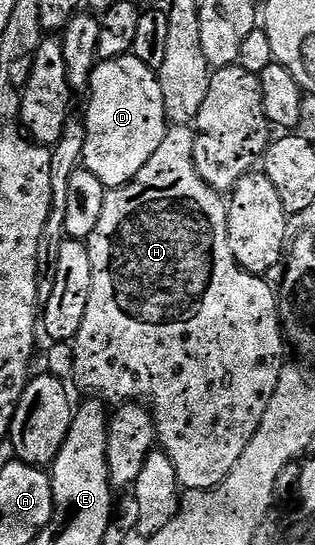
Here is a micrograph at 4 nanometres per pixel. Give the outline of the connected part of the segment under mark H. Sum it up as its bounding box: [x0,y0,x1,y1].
[71,125,287,491]

